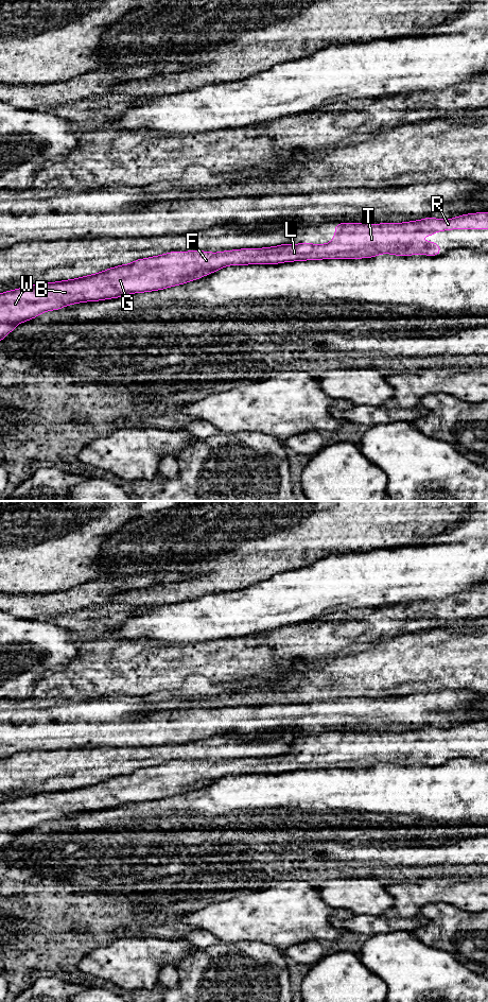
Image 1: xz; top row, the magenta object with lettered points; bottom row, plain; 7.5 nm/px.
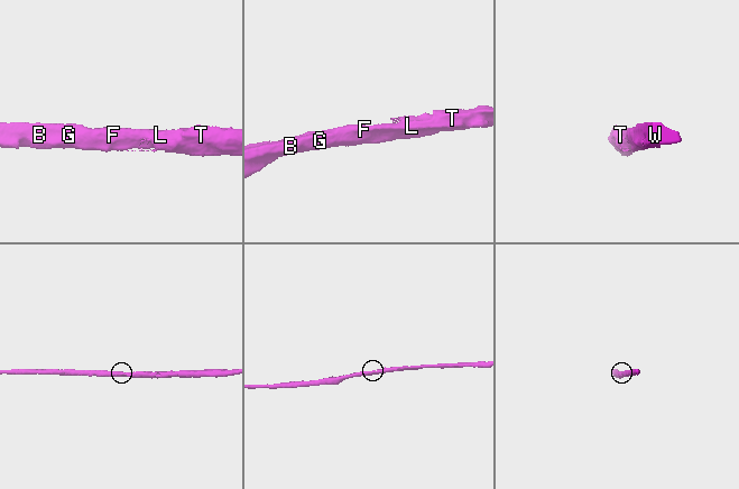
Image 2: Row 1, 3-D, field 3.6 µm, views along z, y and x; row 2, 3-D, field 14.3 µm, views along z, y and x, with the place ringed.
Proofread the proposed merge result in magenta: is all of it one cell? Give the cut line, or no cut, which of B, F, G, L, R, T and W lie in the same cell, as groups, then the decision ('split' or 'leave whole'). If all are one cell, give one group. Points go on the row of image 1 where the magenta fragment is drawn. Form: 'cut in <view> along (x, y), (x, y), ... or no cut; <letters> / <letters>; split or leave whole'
no cut; B F G L R T W; leave whole

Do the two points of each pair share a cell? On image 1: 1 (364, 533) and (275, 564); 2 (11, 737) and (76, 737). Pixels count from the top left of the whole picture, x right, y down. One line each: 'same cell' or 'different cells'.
1: same cell
2: same cell

